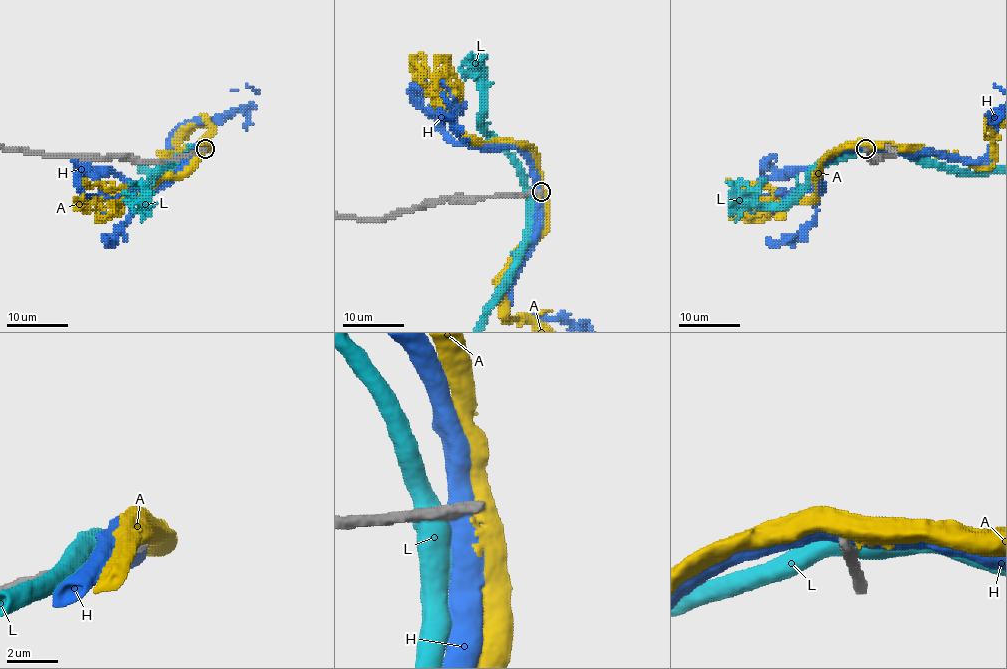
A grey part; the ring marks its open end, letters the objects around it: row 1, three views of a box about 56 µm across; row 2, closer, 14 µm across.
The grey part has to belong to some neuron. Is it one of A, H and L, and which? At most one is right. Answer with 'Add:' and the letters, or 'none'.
Add: none

